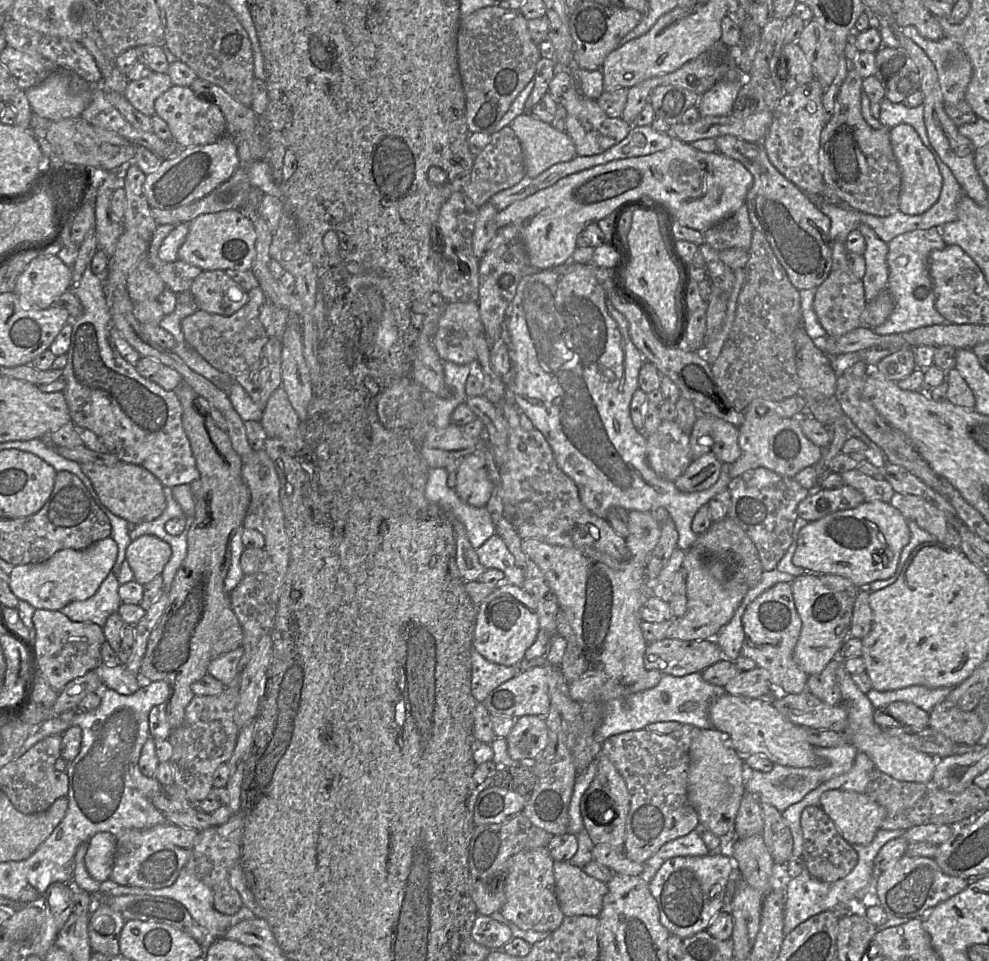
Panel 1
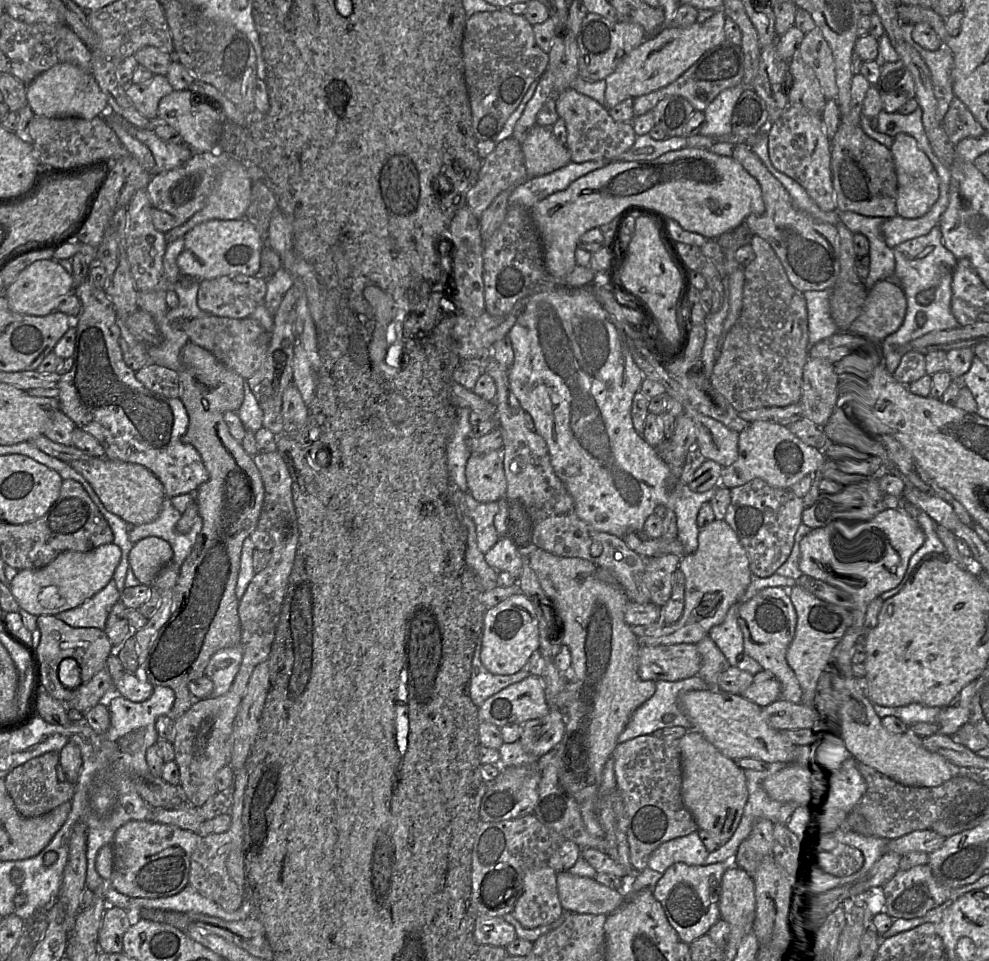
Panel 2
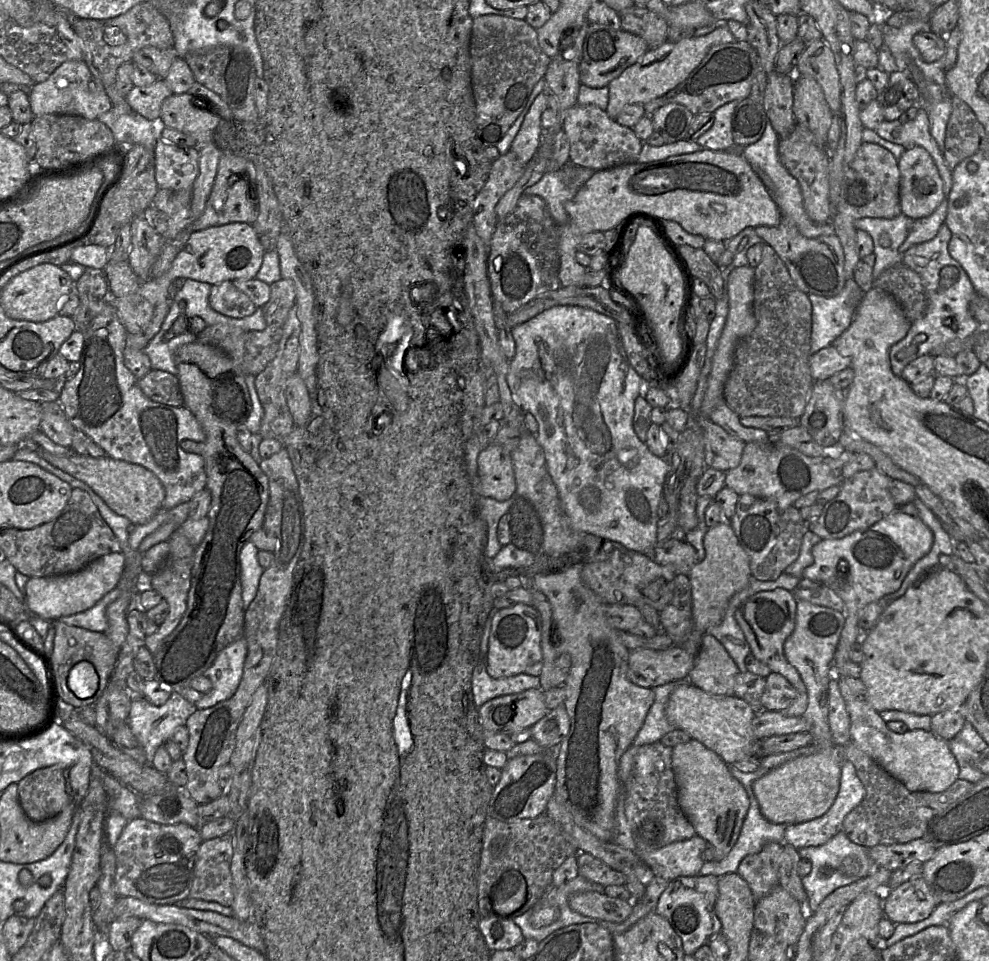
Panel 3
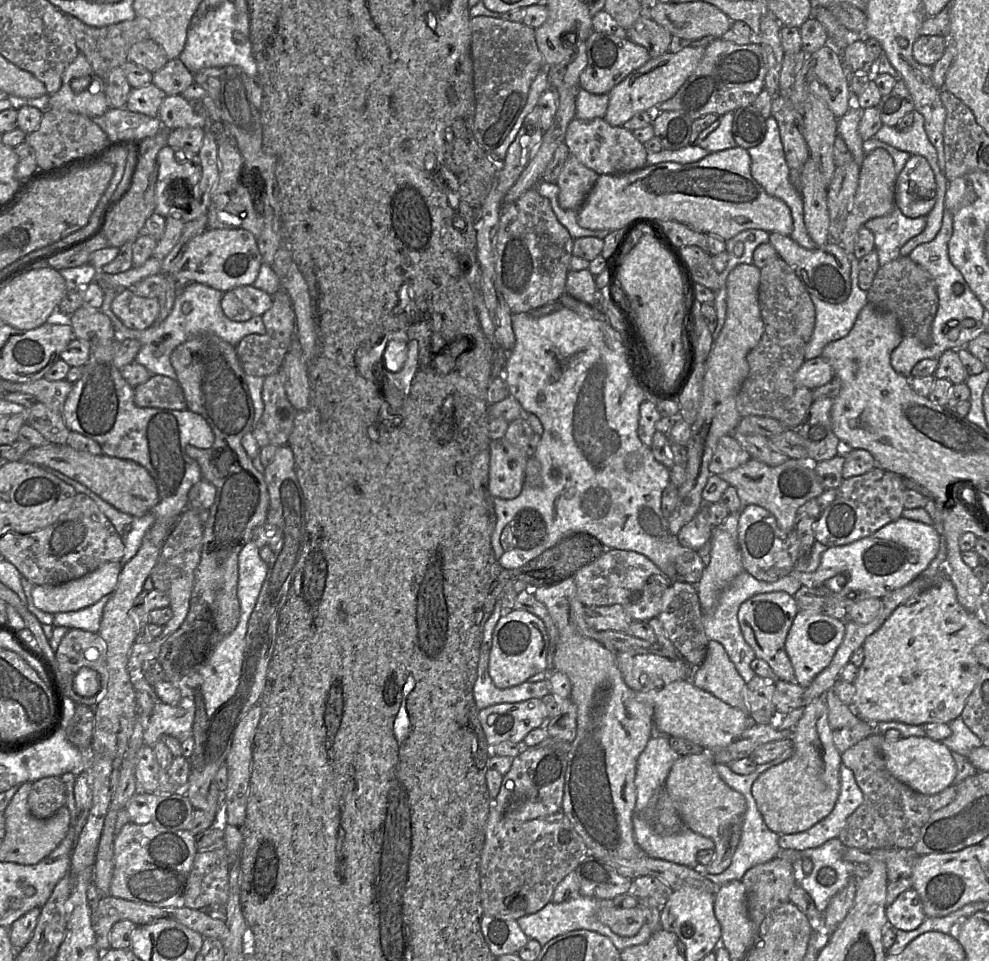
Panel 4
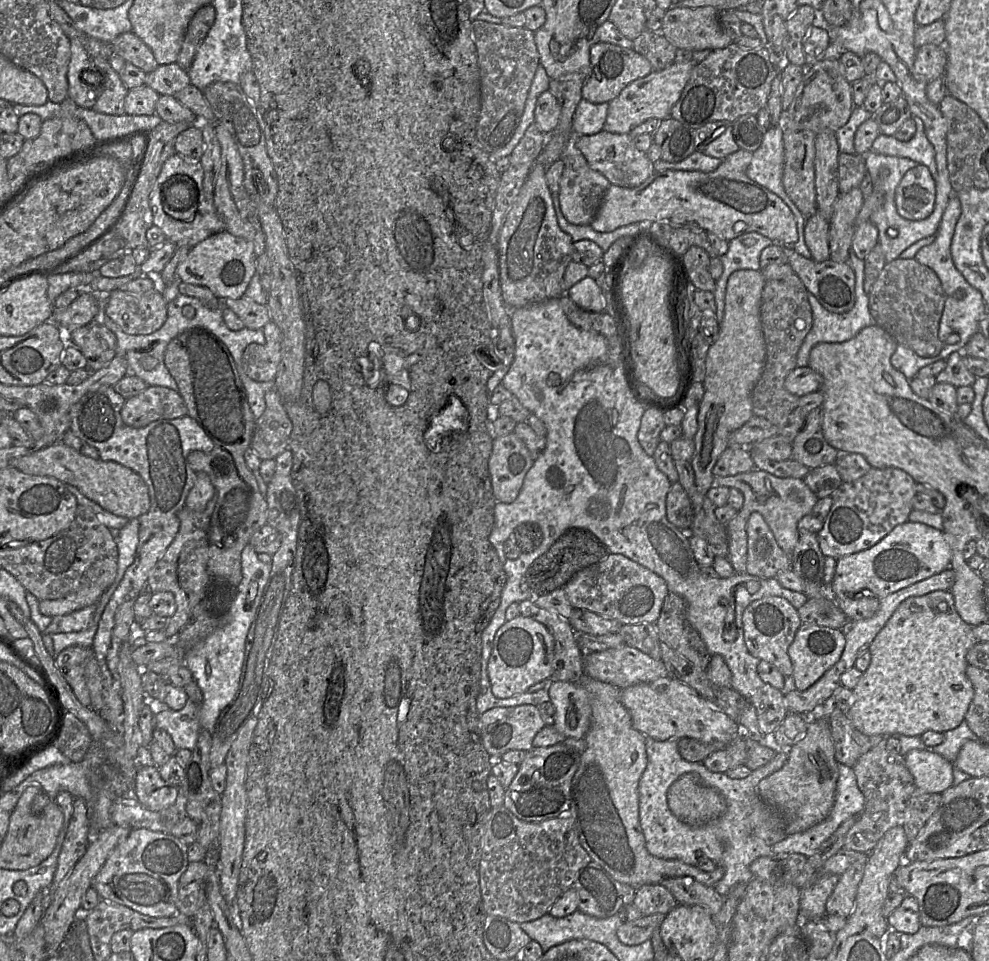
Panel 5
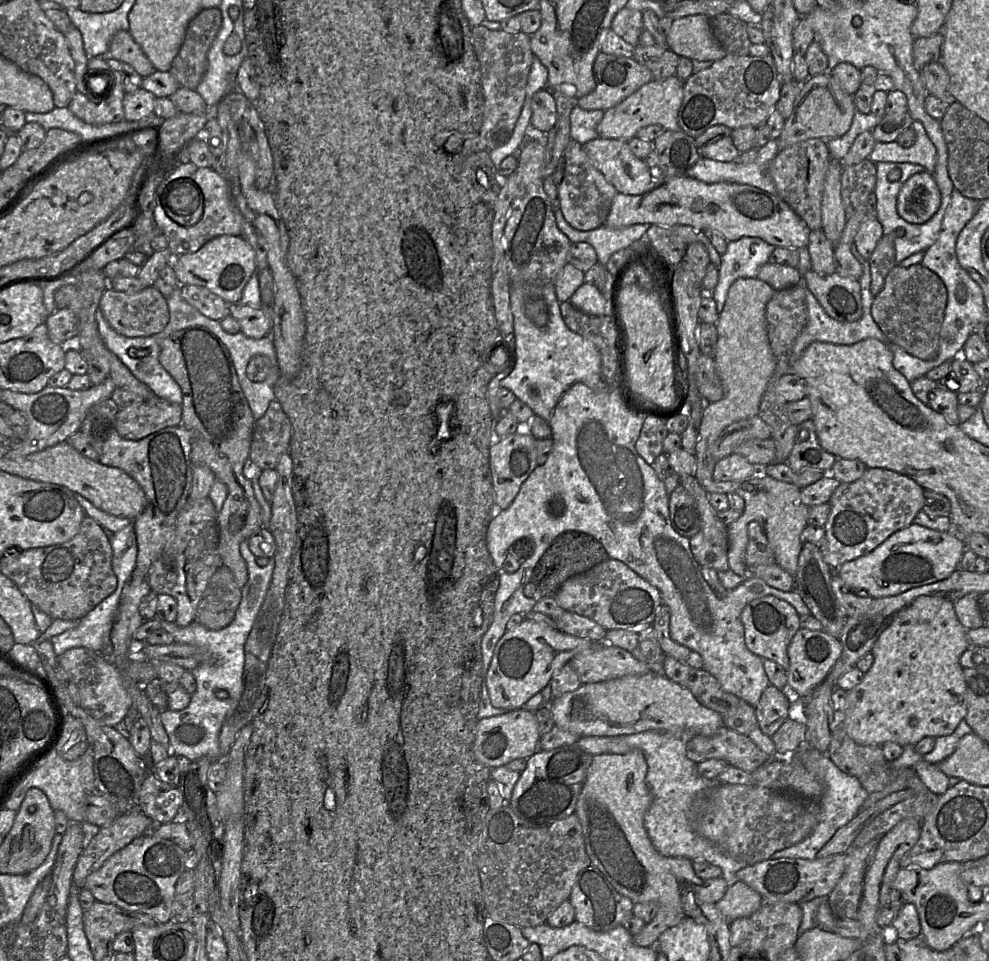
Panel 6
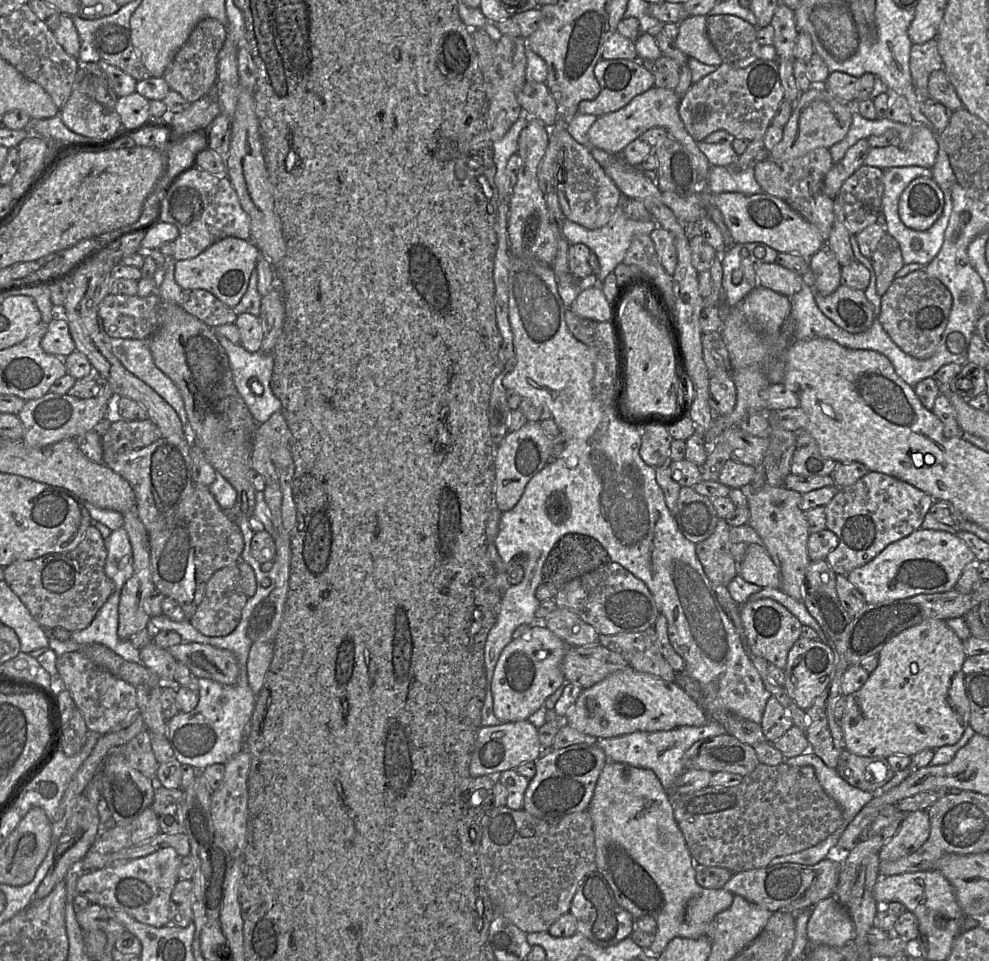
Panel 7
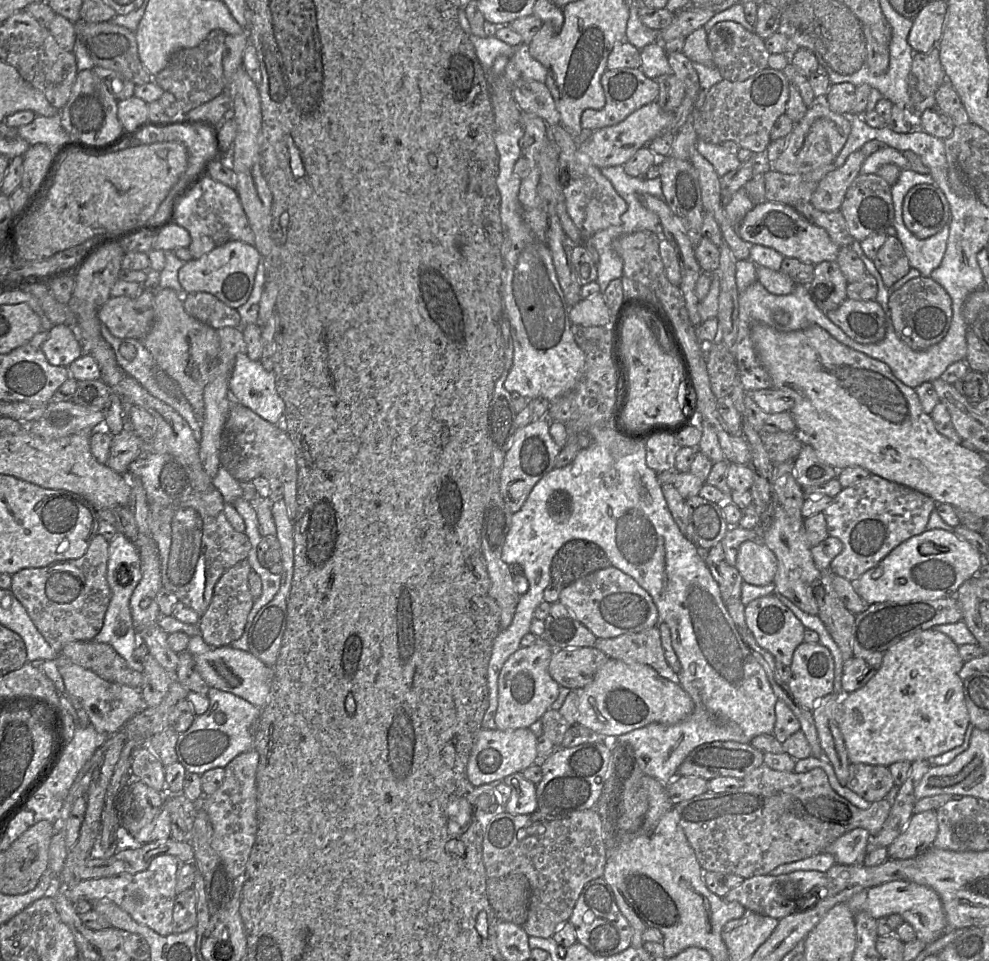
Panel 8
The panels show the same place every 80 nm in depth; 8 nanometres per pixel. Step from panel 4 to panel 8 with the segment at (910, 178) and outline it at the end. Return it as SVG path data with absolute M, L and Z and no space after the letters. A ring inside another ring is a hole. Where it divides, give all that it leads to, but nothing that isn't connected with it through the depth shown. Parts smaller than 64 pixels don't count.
M920 184L906 194L902 208L906 228L918 239L940 232L951 219L950 205L944 193L934 184Z

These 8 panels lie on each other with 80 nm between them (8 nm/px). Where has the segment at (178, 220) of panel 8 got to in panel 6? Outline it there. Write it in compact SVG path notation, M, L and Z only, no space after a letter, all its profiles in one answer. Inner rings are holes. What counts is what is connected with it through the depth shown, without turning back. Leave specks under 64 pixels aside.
M178 157L166 171L163 181L159 184L155 192L155 208L153 210L155 225L166 237L168 248L174 257L196 252L209 240L220 235L240 236L244 217L235 205L230 184L220 170L207 167L198 167L188 160ZM186 181L203 193L203 213L200 220L192 226L181 226L173 222L163 209L164 202L167 203L167 195L173 184Z

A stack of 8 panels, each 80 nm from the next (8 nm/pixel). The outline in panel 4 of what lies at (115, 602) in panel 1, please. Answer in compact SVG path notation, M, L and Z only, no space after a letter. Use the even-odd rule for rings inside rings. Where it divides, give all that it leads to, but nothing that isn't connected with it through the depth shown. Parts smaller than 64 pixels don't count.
M111 594L106 595L92 606L82 610L55 614L52 626L65 627L67 629L80 629L98 634L103 609L110 597Z

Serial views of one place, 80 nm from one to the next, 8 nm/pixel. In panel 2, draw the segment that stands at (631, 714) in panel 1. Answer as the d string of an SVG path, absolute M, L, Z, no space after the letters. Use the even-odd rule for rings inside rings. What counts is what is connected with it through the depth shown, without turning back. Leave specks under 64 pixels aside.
M698 675L675 682L656 682L654 694L633 713L618 742L651 735L658 729L674 726L693 730L690 720L678 704L680 695L691 690L711 688Z

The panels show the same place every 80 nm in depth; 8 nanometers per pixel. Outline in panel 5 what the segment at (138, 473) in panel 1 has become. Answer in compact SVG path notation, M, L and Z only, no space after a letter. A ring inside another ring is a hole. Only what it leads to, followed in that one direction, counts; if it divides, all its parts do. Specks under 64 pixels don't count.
M62 442L12 459L9 466L28 475L52 477L72 485L103 509L128 520L139 519L150 508L148 488L136 472L116 462L84 456Z

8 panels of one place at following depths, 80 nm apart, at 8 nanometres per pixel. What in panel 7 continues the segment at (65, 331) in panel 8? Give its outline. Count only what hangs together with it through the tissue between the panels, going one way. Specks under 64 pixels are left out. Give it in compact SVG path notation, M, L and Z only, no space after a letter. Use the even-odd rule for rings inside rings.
M57 313L46 328L47 332L41 340L44 352L65 358L76 350L68 323L61 313Z

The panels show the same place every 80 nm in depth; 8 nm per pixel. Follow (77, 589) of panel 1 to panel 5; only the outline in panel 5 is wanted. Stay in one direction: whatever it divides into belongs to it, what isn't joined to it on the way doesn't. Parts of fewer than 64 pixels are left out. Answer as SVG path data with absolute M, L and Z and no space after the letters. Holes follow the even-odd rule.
M97 585L85 586L61 599L39 601L39 611L50 617L70 614L96 605L104 592L105 590Z

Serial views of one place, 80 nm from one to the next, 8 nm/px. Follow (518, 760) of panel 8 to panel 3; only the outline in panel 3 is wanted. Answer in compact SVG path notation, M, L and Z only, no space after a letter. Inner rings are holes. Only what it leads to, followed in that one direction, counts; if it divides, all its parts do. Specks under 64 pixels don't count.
M529 689L487 701L478 708L478 717L485 732L510 736L530 728L548 711L544 692L541 689Z

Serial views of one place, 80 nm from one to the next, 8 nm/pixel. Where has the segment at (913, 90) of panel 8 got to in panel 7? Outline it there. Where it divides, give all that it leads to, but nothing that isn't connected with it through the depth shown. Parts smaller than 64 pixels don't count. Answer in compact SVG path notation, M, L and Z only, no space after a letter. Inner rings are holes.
M937 38L922 44L912 44L910 52L910 72L914 90L921 101L929 97L928 80L933 71L943 68L938 51Z

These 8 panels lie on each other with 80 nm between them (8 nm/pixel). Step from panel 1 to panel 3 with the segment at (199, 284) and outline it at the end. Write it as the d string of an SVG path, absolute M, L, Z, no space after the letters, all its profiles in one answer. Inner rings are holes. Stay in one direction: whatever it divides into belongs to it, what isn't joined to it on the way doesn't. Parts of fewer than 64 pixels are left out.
M227 280L211 286L209 304L218 313L231 318L249 316L256 309L249 297Z

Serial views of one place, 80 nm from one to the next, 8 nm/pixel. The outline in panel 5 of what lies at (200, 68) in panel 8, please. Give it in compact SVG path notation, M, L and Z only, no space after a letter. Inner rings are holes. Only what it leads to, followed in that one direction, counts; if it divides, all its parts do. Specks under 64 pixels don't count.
M212 4L203 5L192 17L176 61L184 70L188 70L191 66L196 52L213 26L215 18L216 10Z

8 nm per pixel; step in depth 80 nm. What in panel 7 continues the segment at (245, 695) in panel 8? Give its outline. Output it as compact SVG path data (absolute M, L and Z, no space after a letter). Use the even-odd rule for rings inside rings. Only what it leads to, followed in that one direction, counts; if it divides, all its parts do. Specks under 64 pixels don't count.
M181 642L167 648L178 663L185 664L197 678L225 685L234 684L239 676L235 655L209 644Z

